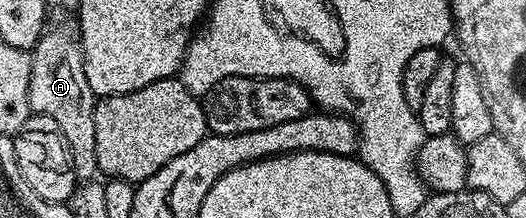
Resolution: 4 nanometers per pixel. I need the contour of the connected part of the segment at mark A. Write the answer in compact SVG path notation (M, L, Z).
M61 16L58 22L50 21L46 25L41 38L31 51L31 84L29 85L29 108L34 114L51 116L55 124L59 124L59 132L67 140L71 152L73 171L79 182L92 181L98 175L98 157L95 156L95 108L98 99L91 84L87 84L87 72L83 64L83 48L81 47L81 24L76 17Z

